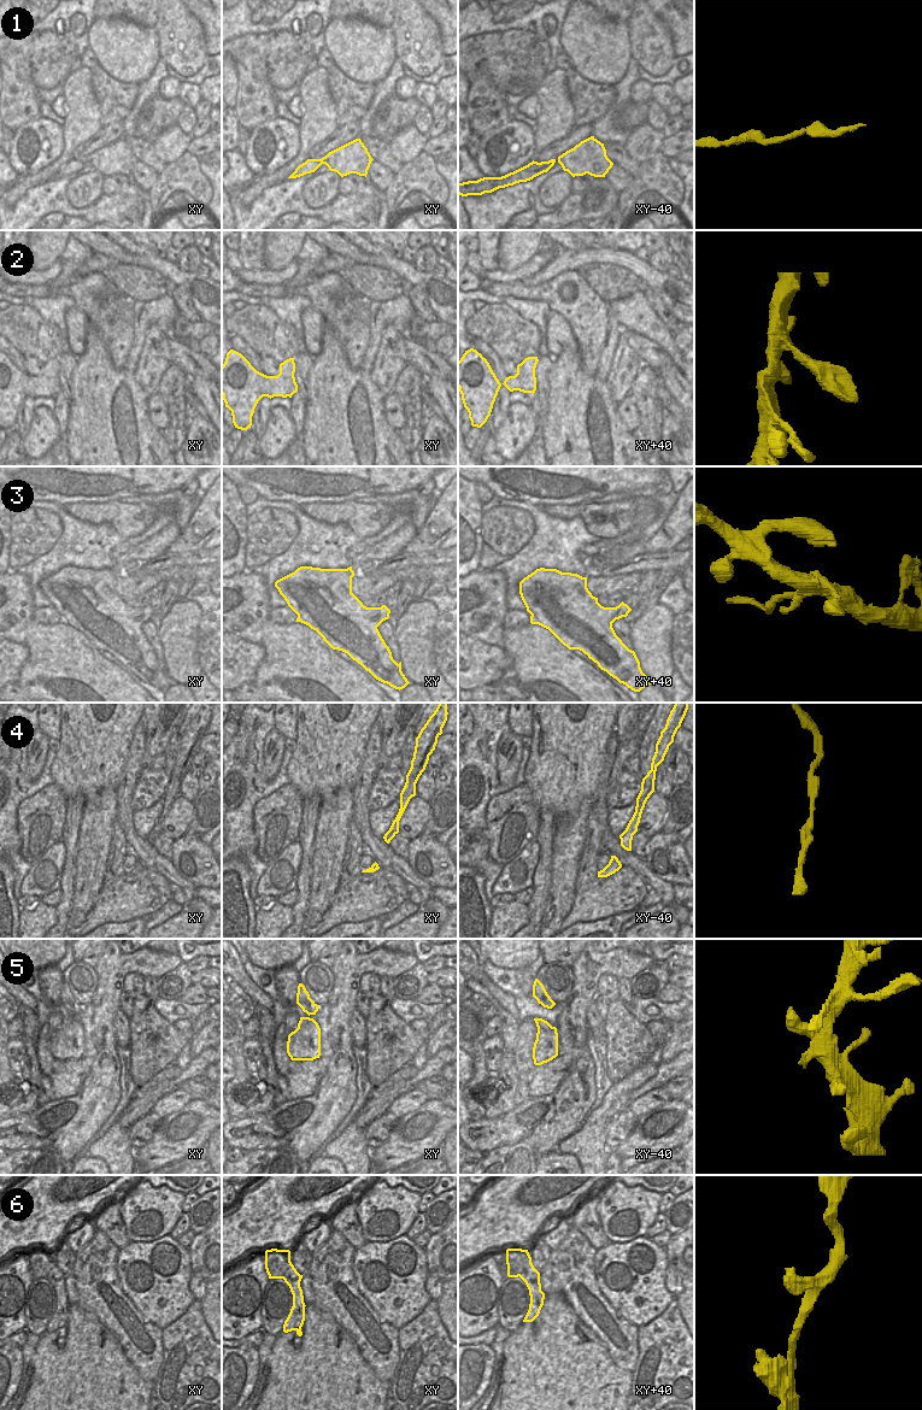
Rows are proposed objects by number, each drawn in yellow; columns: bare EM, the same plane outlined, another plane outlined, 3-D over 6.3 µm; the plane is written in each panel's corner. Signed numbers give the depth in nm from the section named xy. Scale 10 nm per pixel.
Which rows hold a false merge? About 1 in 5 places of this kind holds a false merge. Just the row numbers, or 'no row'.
6.

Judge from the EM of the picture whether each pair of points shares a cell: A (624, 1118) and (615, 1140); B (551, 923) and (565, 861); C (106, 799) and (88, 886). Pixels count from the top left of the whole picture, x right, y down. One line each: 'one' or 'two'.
A: one
B: one
C: one

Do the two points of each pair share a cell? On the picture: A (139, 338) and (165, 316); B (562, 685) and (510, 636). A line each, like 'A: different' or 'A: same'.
A: different
B: same

